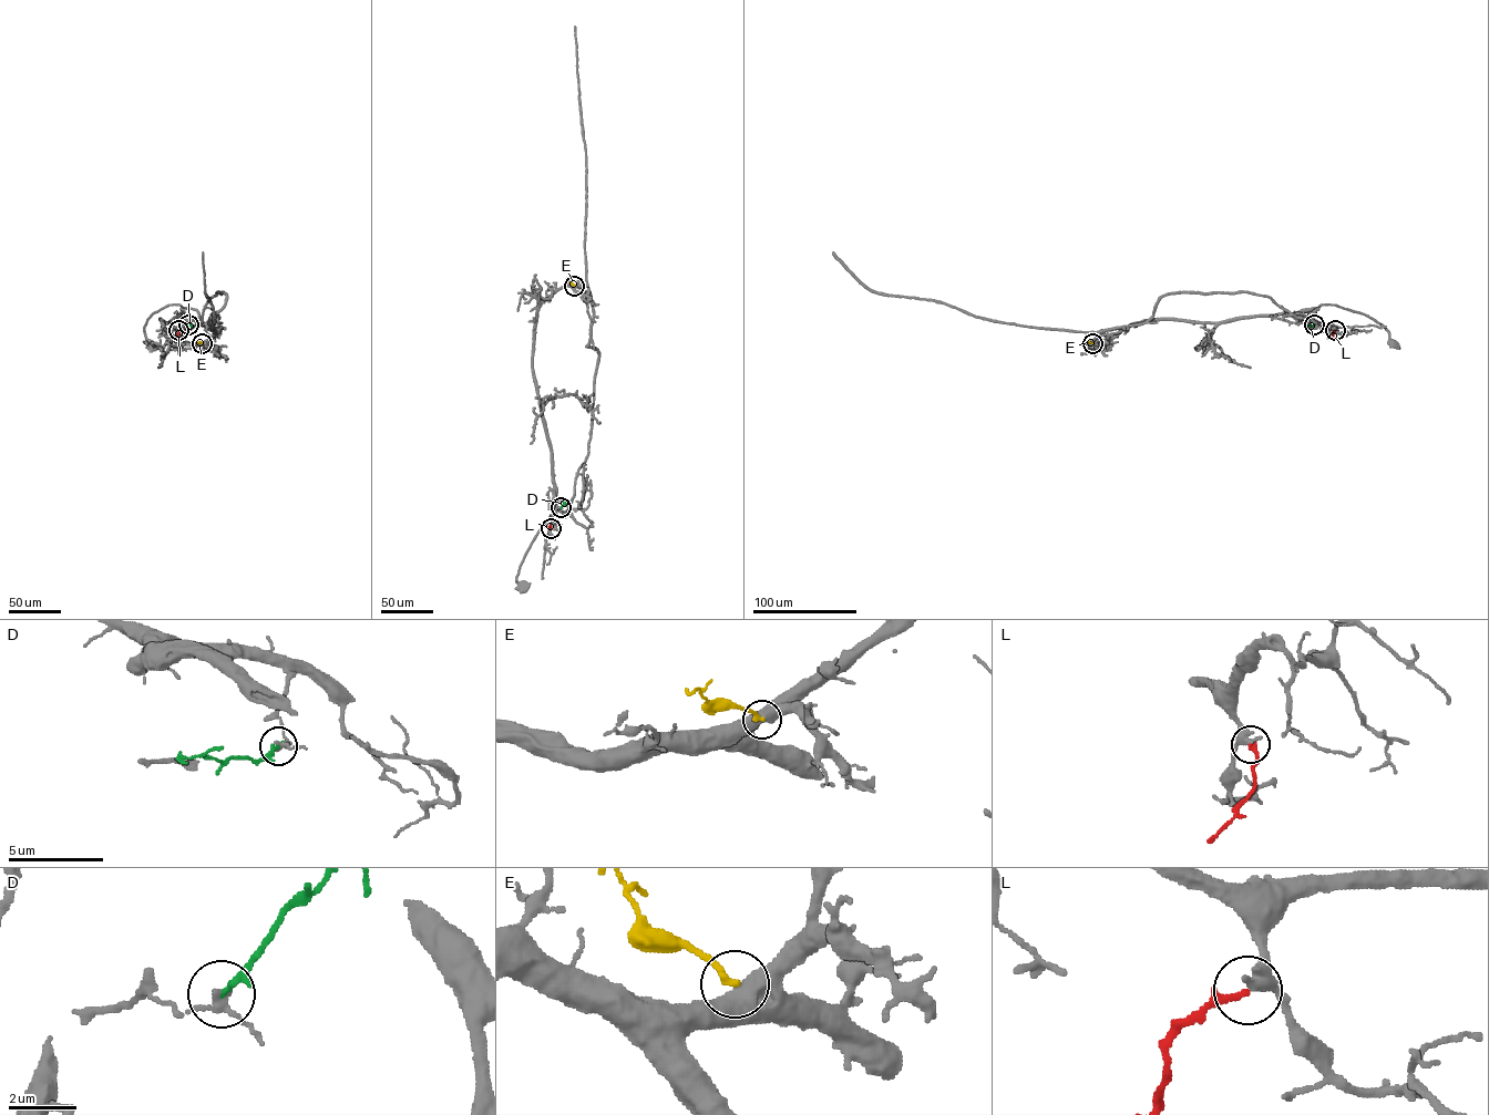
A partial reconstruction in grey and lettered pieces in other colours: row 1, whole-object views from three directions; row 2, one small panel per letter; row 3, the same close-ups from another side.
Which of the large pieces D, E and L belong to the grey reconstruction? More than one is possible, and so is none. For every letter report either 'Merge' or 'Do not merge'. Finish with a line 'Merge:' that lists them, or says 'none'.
D: Do not merge
E: Do not merge
L: Merge
Merge: L

